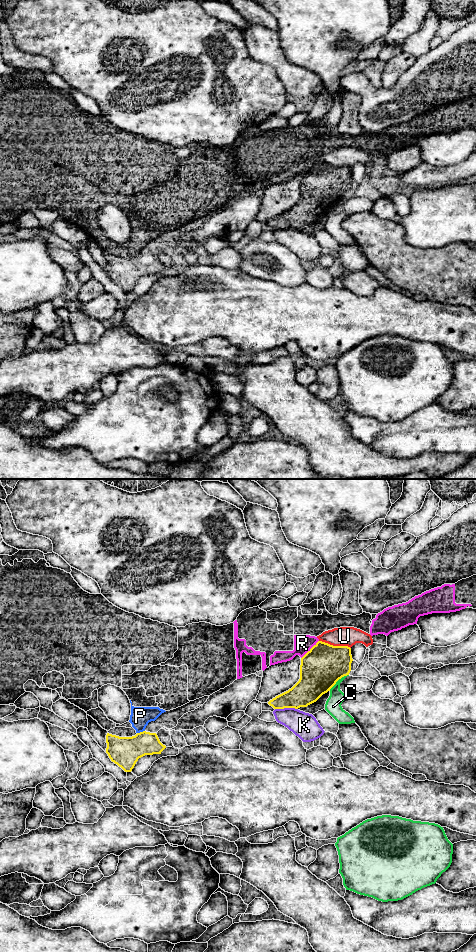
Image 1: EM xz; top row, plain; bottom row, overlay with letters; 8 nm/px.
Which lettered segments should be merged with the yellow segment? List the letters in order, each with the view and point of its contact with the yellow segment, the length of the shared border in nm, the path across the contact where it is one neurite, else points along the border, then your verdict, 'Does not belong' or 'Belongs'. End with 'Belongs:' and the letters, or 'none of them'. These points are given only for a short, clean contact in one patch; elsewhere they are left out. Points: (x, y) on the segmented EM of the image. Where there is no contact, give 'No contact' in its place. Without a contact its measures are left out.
C: Touches yellow at xz (338, 679). Shared border 200 nm. Does not belong
K: Touches yellow at xz (286, 707). Shared border 180 nm. Does not belong
P: Touches yellow at xz (140, 732). Shared border 70 nm. Does not belong
R: Touches yellow at xz (310, 649). Shared border 200 nm. Does not belong
U: Touches yellow at xz (335, 646). Shared border 260 nm. Does not belong
Belongs: none of them

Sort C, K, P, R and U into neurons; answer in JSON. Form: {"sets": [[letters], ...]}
{"sets": [["C"], ["K"], ["P", "R"], ["U"]]}

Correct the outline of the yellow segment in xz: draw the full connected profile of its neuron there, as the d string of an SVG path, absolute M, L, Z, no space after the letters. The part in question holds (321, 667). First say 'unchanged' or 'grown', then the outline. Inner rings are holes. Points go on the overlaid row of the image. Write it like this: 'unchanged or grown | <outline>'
unchanged | M318 641L302 658L300 679L288 691L276 696L268 702L274 709L307 707L316 702L323 694L330 691L336 682L349 675L352 663L351 648L348 646L333 646Z

